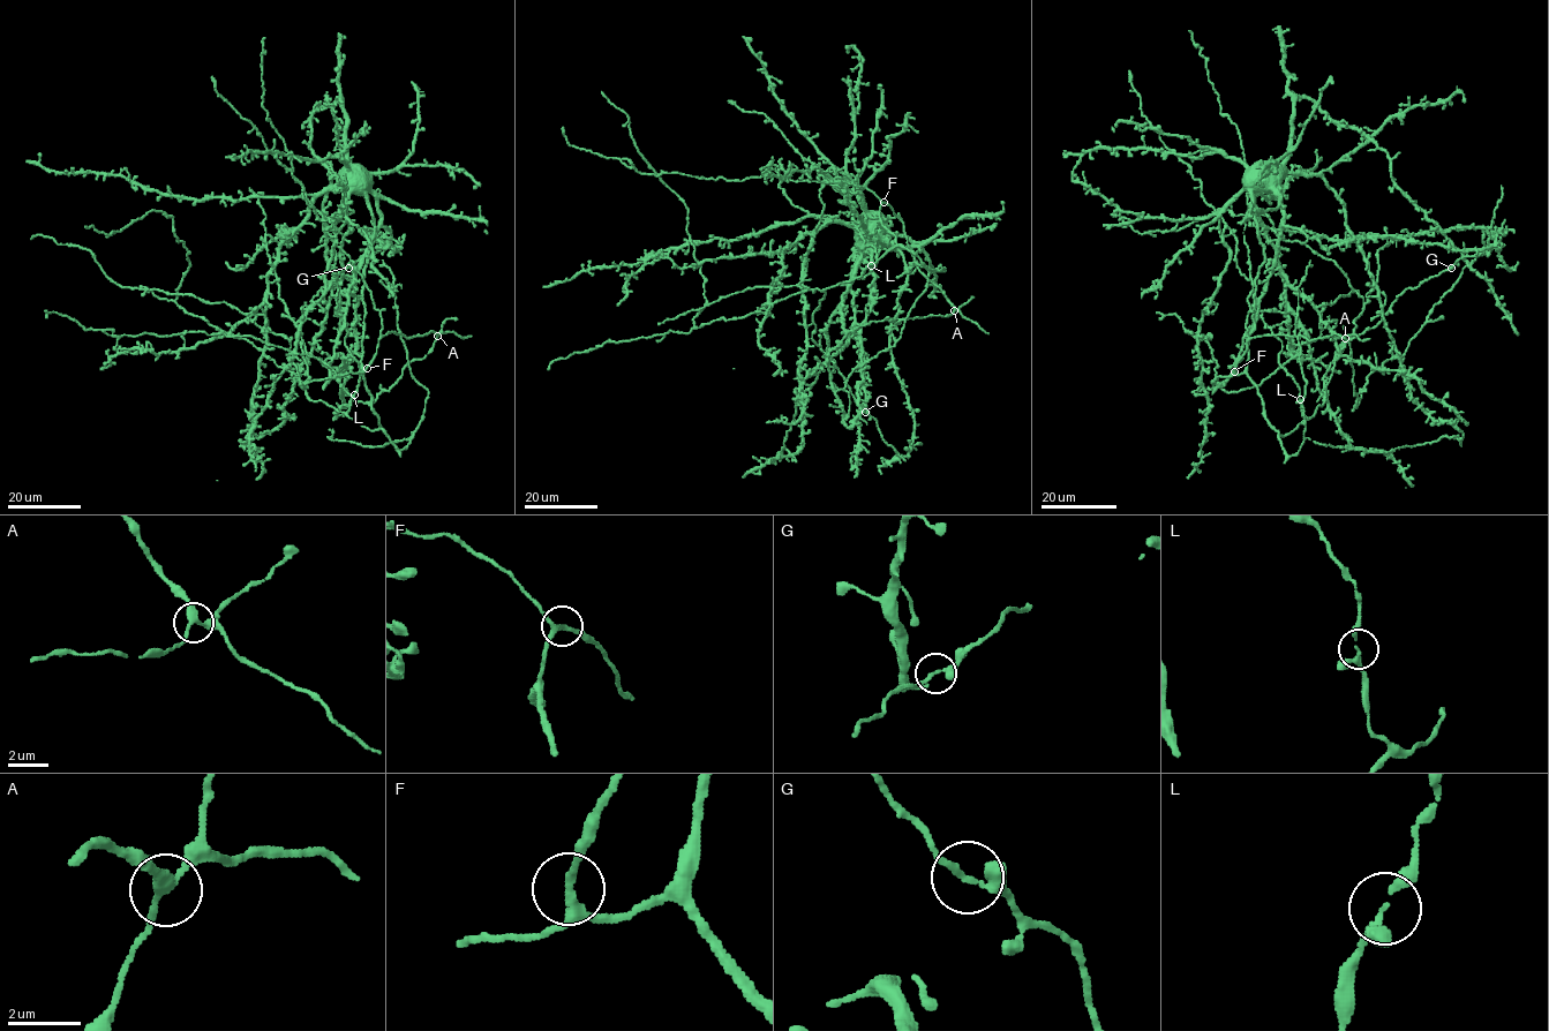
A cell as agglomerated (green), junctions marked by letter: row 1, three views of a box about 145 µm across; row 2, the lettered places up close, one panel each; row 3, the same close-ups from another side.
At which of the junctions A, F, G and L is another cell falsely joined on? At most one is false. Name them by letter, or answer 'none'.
none

